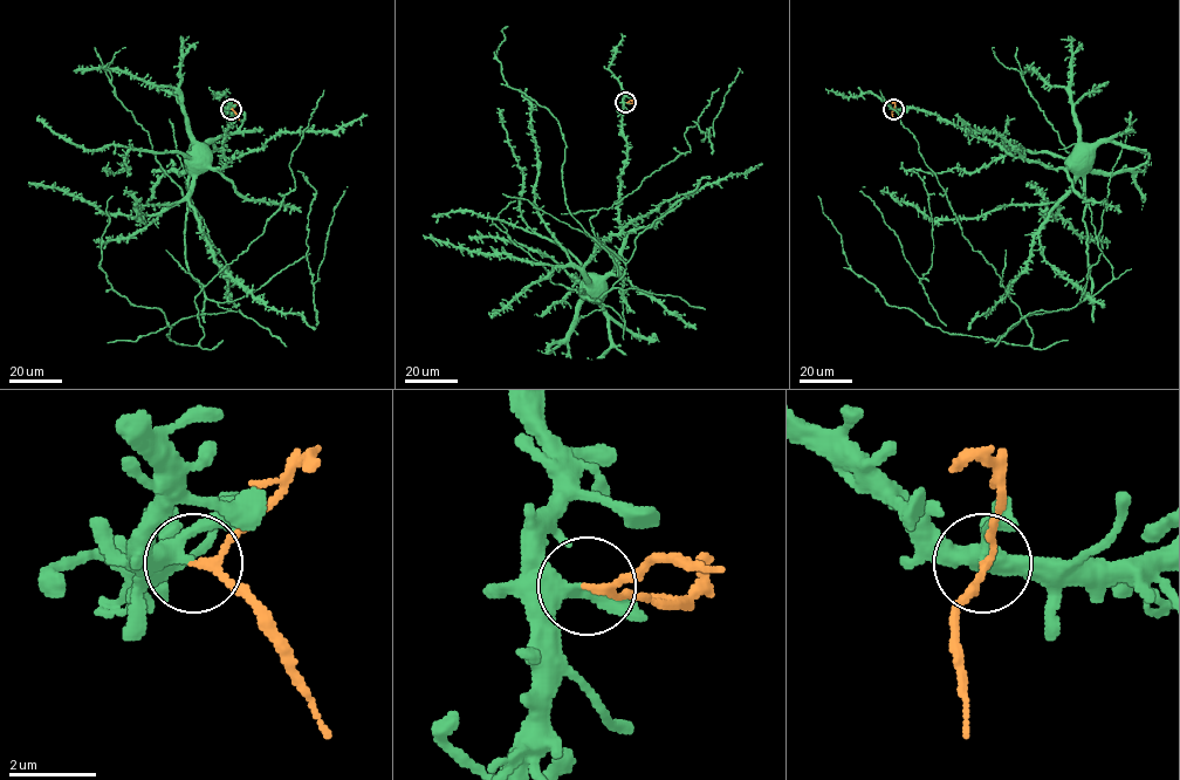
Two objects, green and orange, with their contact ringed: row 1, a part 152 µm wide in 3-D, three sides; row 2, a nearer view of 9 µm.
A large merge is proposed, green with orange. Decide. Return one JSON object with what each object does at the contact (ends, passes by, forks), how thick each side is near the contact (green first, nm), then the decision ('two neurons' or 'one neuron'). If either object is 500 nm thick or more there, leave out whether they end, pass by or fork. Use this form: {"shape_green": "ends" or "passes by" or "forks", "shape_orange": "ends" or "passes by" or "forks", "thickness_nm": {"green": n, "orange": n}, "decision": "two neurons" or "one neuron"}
{"shape_green": "passes by", "shape_orange": "passes by", "thickness_nm": {"green": 360, "orange": 140}, "decision": "two neurons"}

